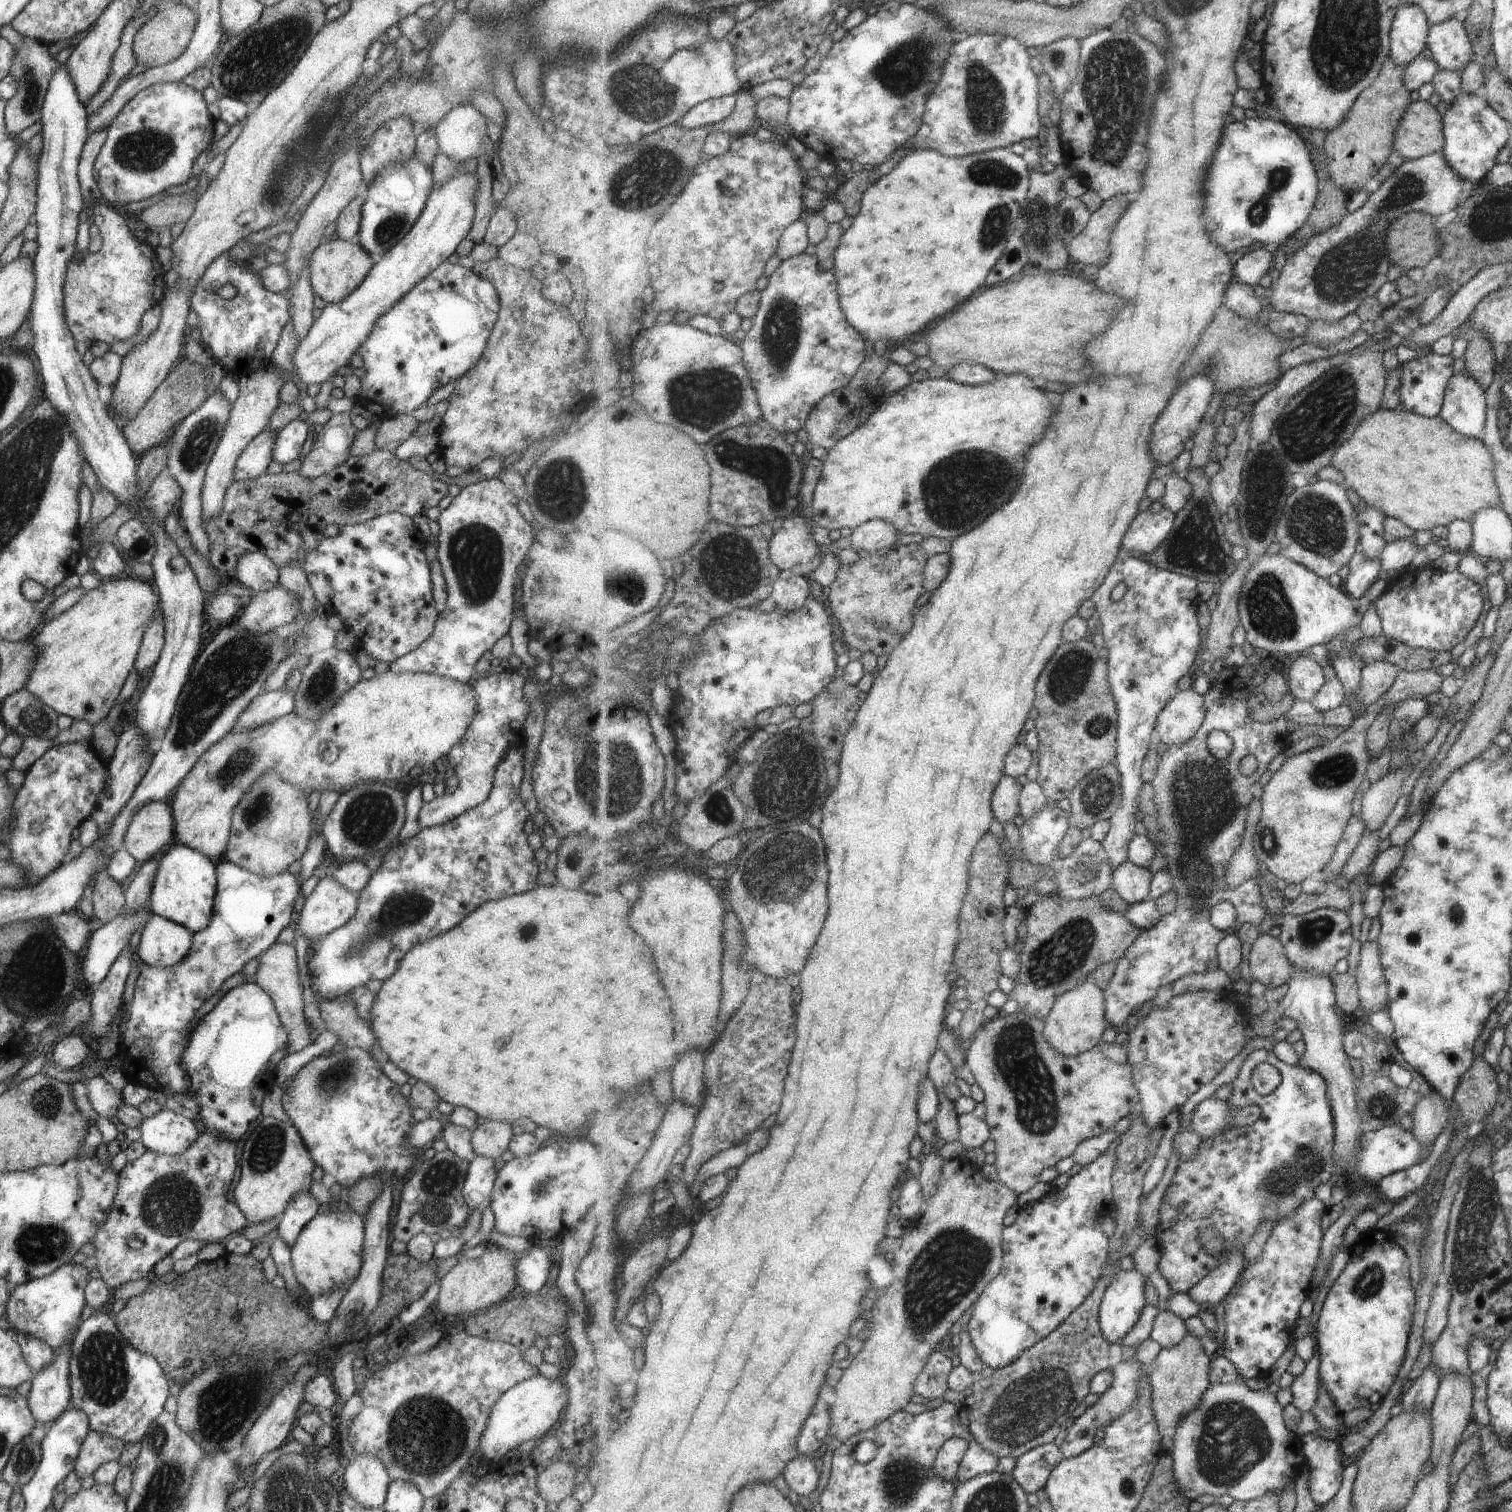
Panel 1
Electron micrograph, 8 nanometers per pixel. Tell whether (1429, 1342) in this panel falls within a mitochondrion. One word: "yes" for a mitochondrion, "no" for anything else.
no

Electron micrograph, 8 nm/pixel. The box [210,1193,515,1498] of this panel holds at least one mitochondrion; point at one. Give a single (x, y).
(426, 1435)

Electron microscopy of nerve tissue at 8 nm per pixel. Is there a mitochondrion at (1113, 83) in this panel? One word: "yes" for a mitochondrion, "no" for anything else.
yes

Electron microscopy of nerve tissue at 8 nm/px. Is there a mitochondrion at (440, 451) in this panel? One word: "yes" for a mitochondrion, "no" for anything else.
no

